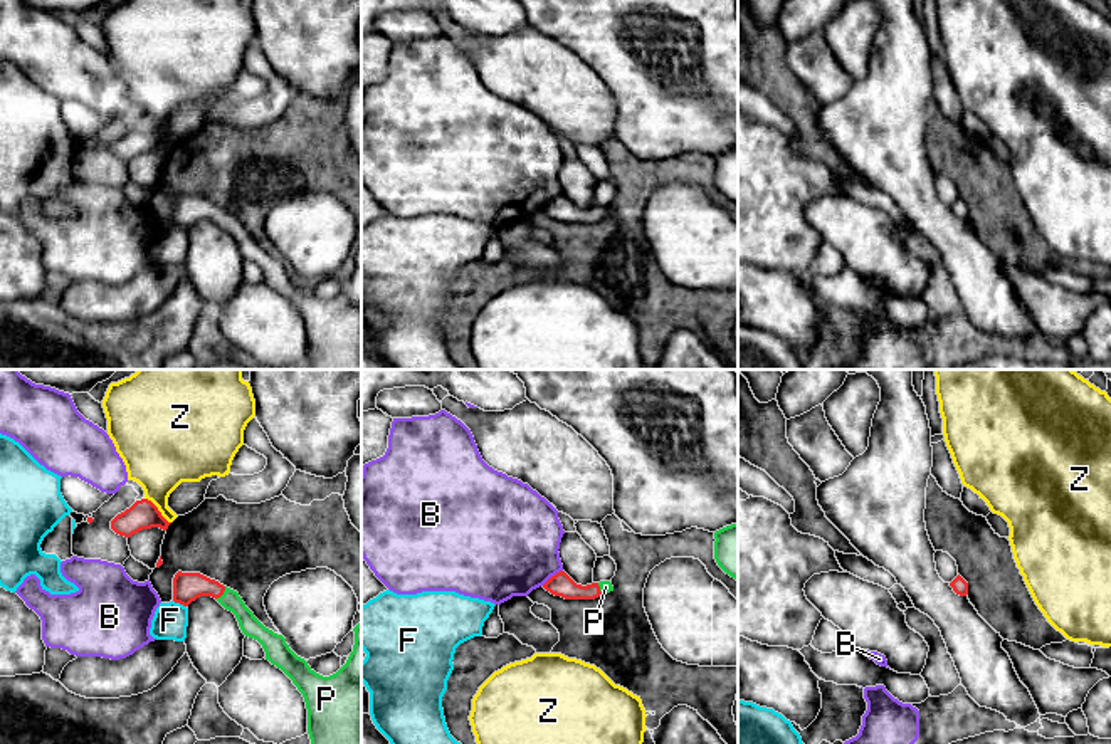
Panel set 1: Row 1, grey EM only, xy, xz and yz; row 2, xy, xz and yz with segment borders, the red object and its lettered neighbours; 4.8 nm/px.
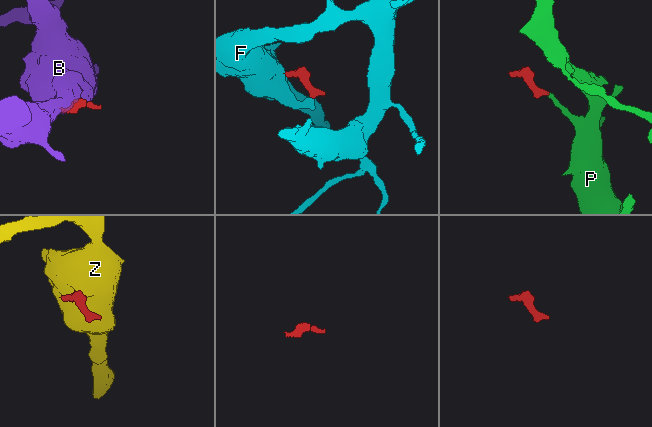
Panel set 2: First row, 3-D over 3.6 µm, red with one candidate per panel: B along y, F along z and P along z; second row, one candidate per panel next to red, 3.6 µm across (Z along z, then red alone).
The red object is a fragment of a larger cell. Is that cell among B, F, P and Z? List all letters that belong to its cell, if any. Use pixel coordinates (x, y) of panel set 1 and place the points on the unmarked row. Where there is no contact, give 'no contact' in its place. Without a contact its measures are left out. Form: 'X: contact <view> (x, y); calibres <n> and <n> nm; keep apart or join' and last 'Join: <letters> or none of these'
B: contact xz (552, 200); calibres 110 and 460 nm; keep apart
F: contact xy (180, 227); calibres 140 and 170 nm; keep apart
P: contact xy (222, 217); calibres 140 and 100 nm; join
Z: contact xy (157, 133); calibres 140 and 320 nm; keep apart
Join: P

